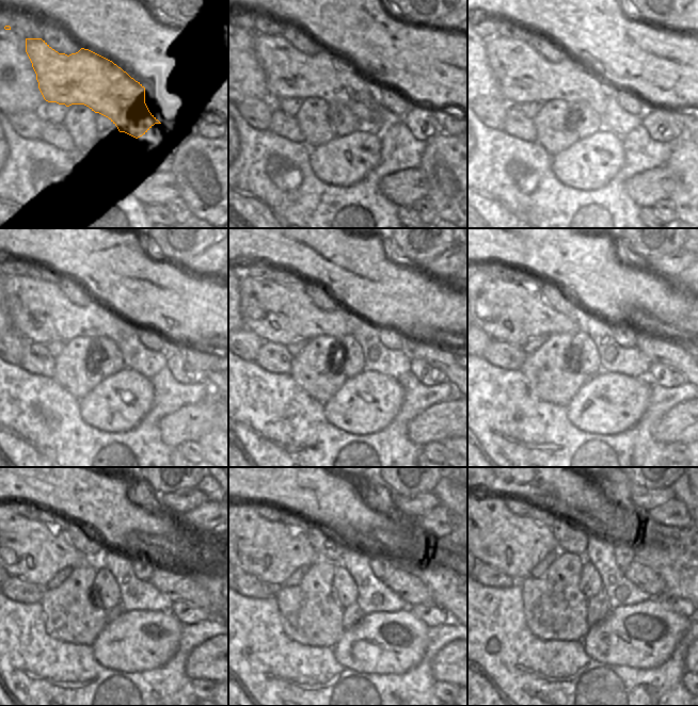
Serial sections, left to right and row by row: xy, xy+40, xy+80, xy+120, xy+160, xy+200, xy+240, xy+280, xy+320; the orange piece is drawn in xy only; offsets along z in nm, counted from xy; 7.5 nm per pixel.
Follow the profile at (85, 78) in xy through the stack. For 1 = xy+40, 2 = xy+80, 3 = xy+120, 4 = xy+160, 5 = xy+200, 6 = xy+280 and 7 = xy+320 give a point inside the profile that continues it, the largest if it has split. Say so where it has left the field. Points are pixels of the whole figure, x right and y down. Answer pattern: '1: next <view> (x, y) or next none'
1: next xy+40 (289, 74)
2: next xy+80 (523, 76)
3: next xy+120 (37, 309)
4: next xy+160 (275, 307)
5: next xy+200 (509, 307)
6: next xy+280 (262, 542)
7: next xy+320 (513, 545)

